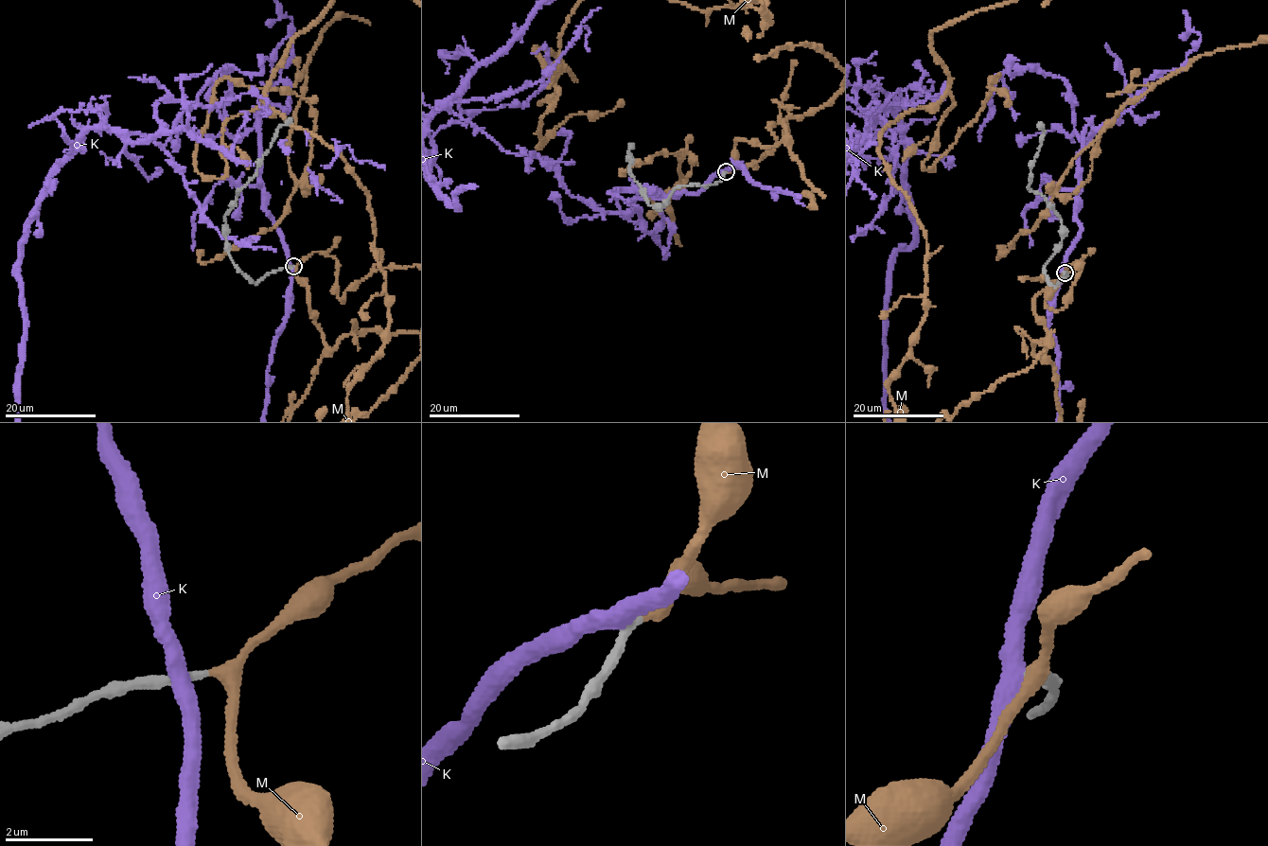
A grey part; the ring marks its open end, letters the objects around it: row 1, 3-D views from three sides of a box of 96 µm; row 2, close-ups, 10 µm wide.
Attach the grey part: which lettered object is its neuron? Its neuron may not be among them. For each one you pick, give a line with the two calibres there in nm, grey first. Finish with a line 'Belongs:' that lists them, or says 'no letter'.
M: calibres 200 and 280 nm
Belongs: M

